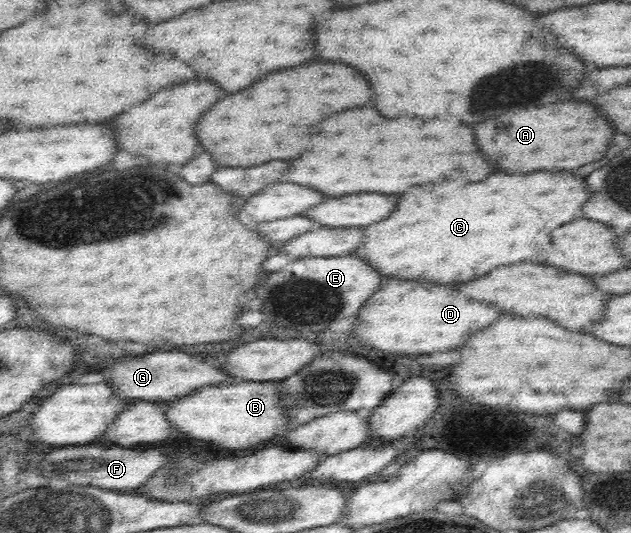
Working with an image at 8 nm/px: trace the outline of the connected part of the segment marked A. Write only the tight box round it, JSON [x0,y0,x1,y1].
[475,101,615,173]

